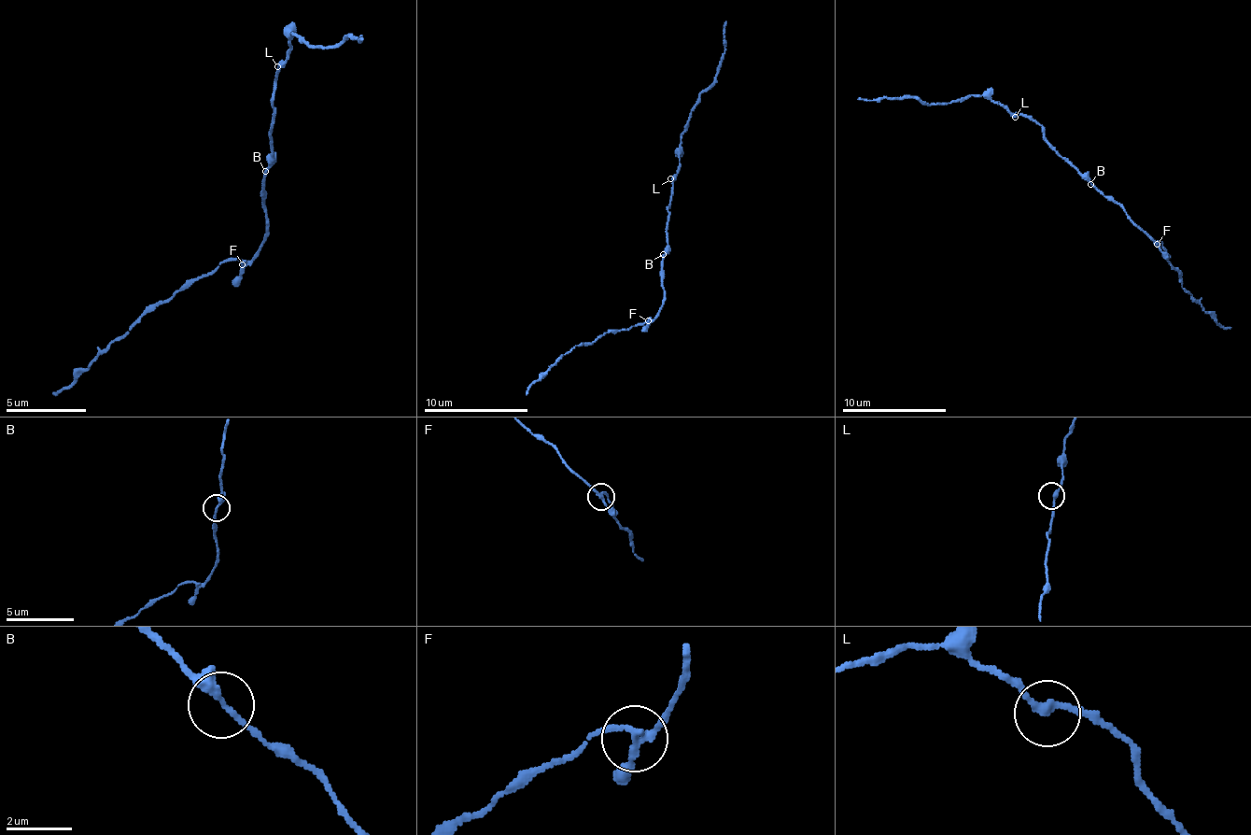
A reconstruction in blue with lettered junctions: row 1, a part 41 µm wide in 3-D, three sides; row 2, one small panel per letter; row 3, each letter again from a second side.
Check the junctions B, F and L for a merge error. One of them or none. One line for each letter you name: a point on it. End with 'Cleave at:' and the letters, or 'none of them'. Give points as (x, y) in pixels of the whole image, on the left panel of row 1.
F: (242, 264)
Cleave at: F

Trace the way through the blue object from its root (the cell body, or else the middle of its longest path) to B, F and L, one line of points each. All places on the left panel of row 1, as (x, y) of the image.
B: (273, 159), (265, 171)
F: (273, 159), (265, 171), (265, 239), (260, 247), (241, 263)
L: (273, 159), (269, 122), (273, 119), (273, 82), (281, 63), (277, 66)

